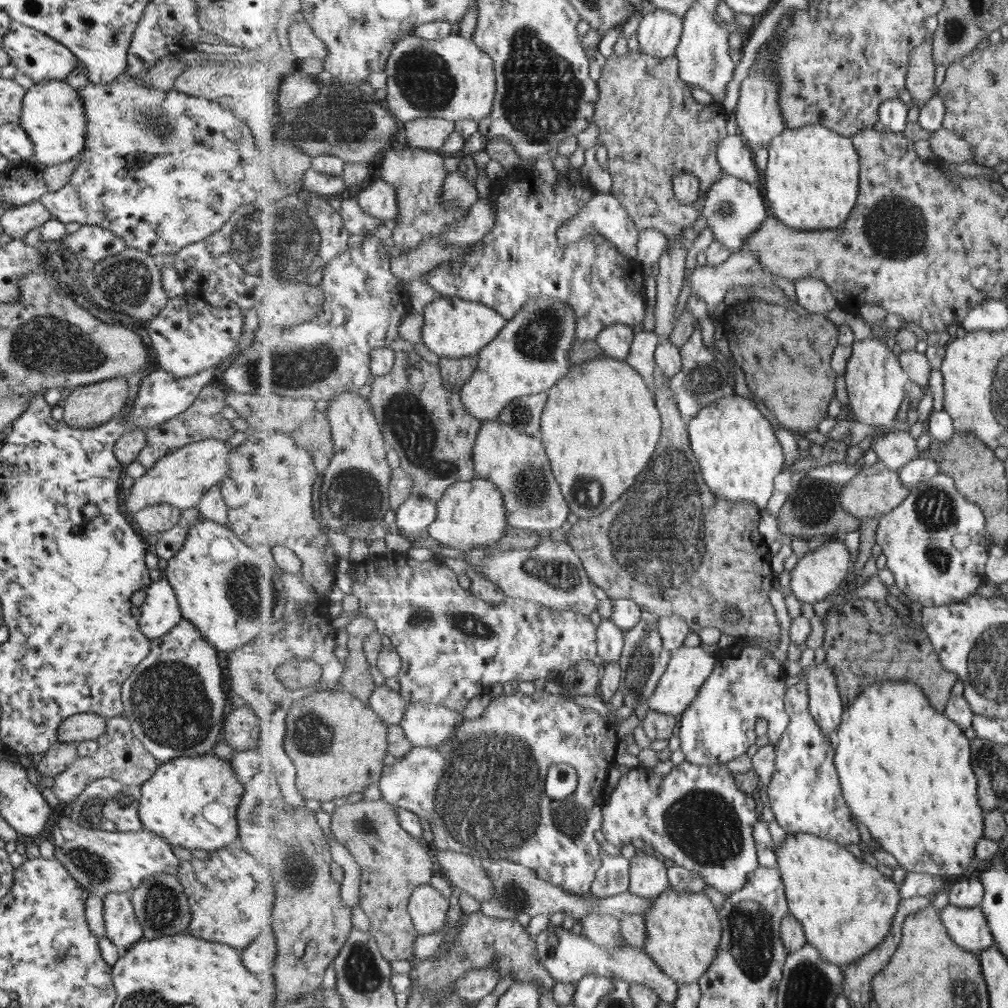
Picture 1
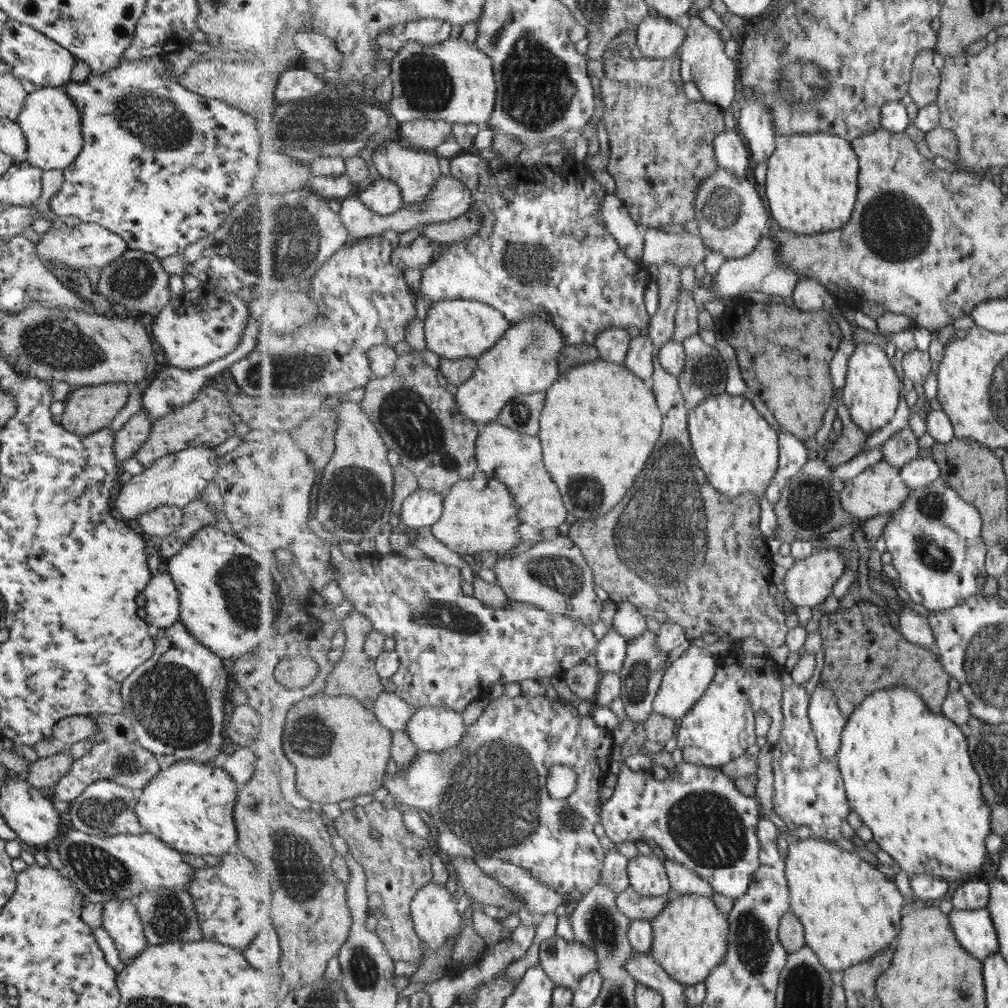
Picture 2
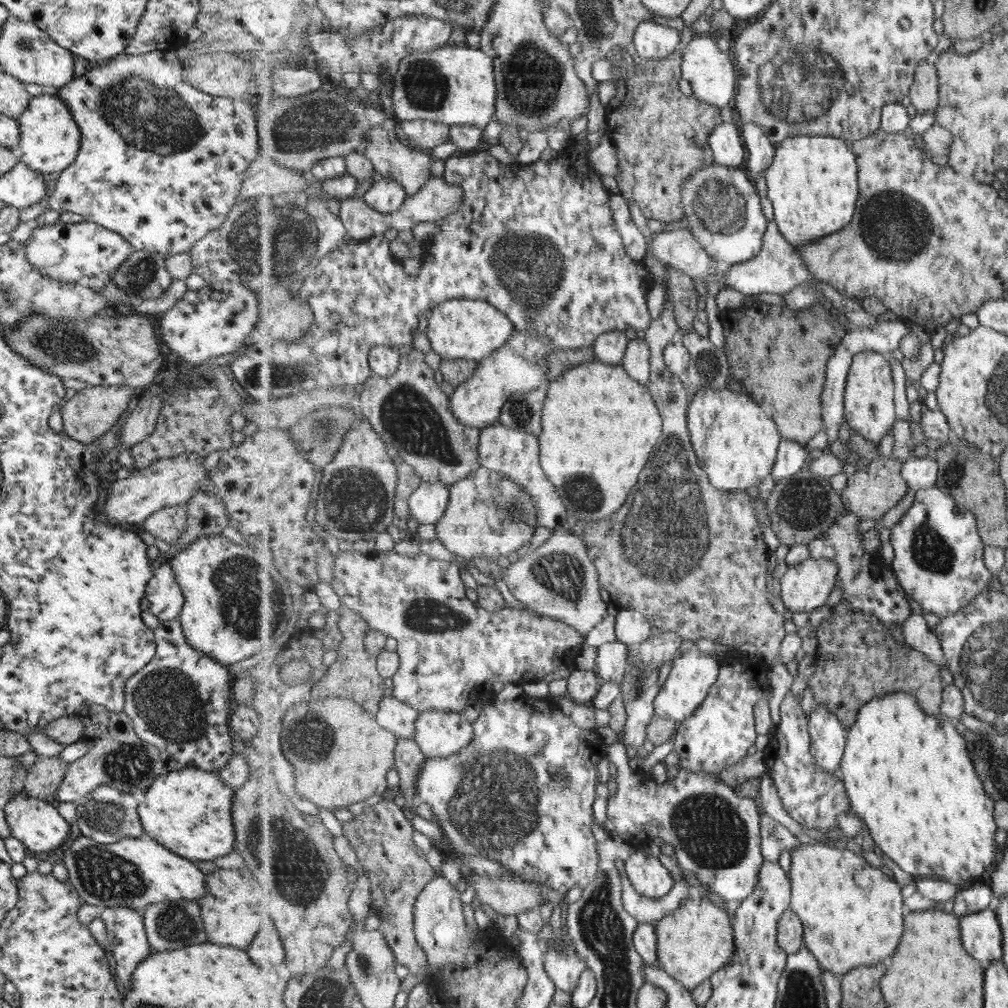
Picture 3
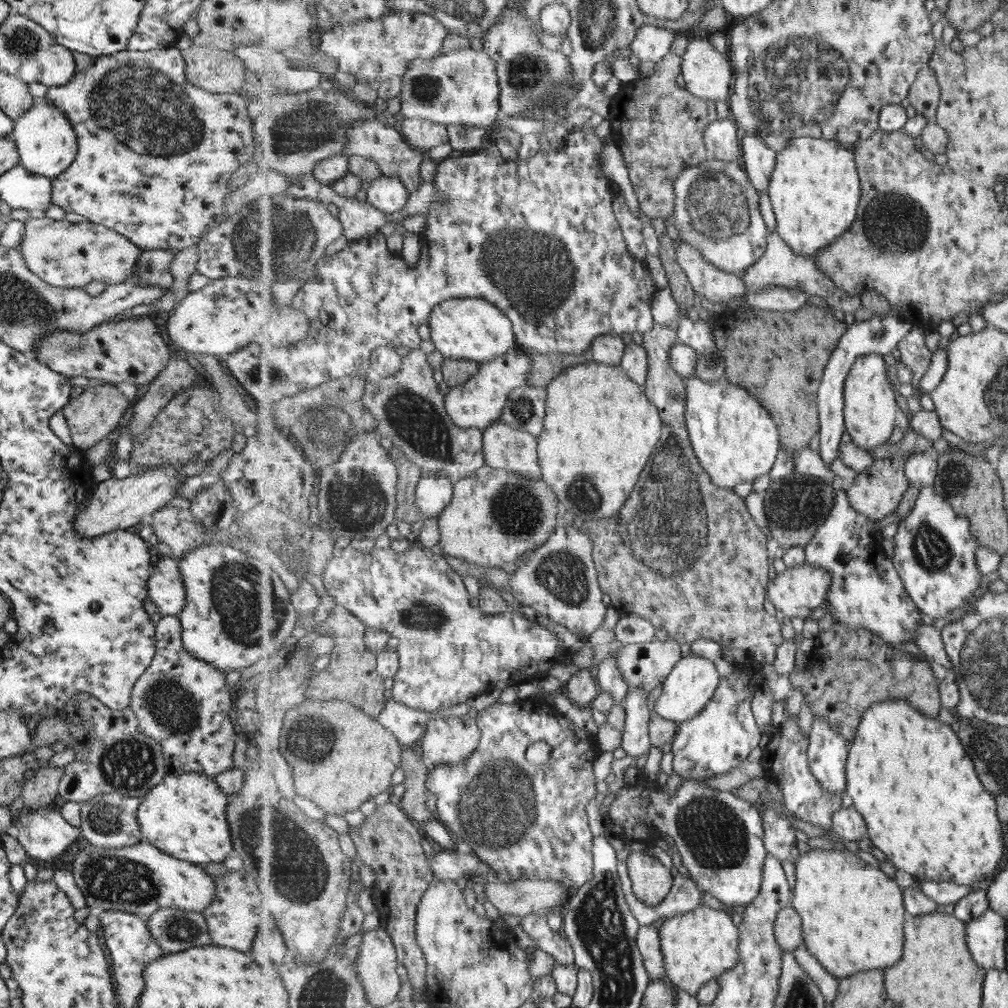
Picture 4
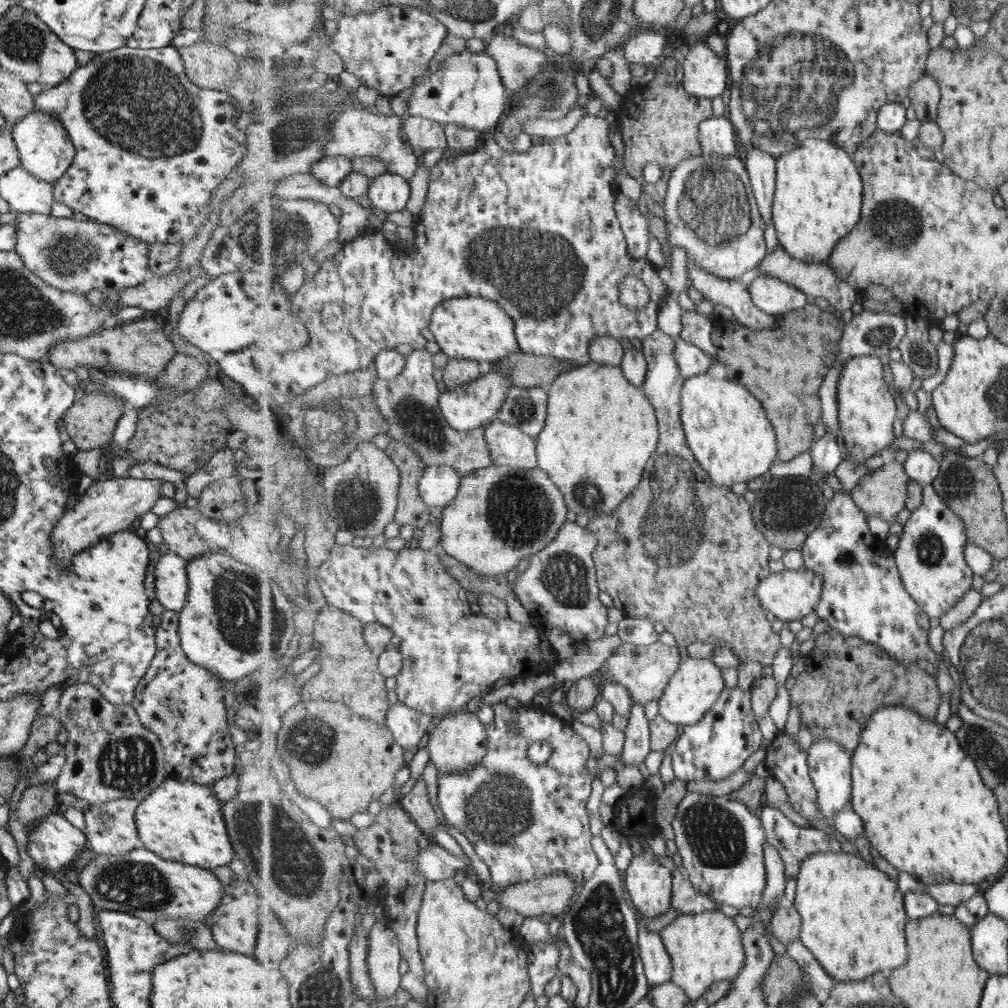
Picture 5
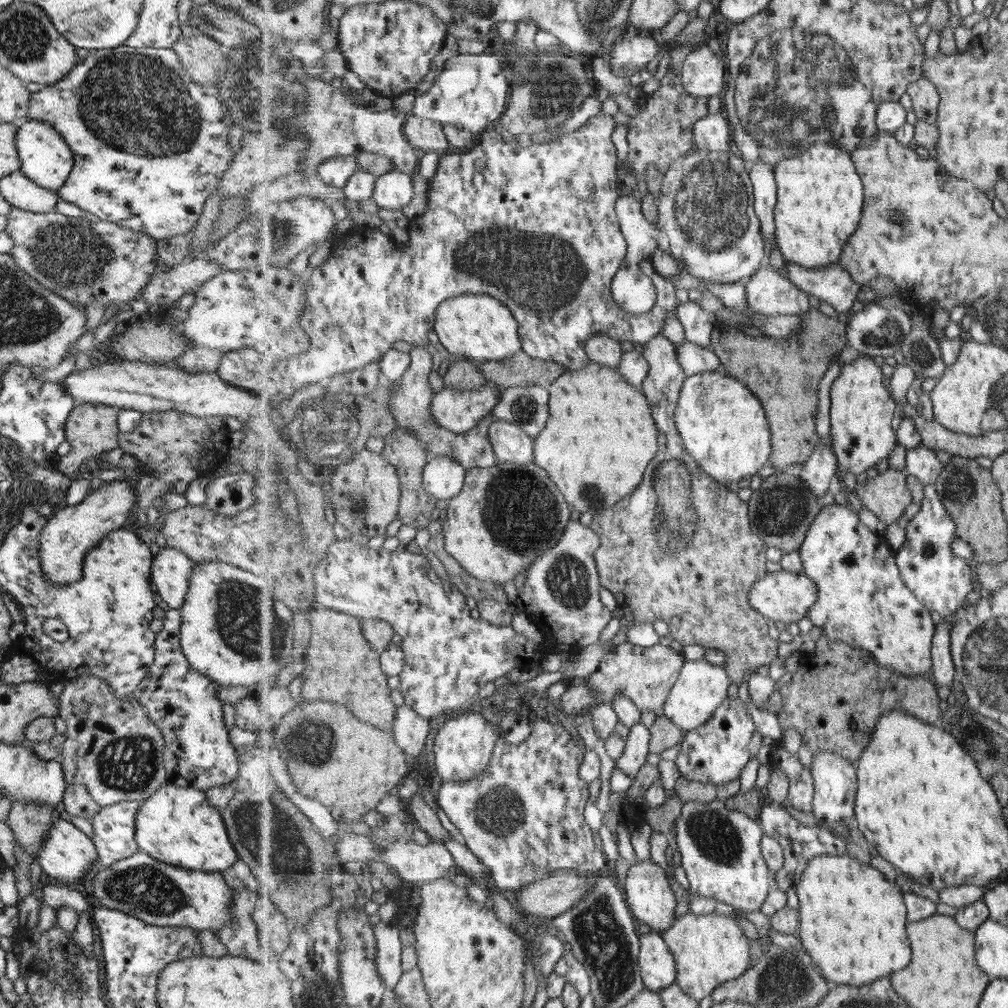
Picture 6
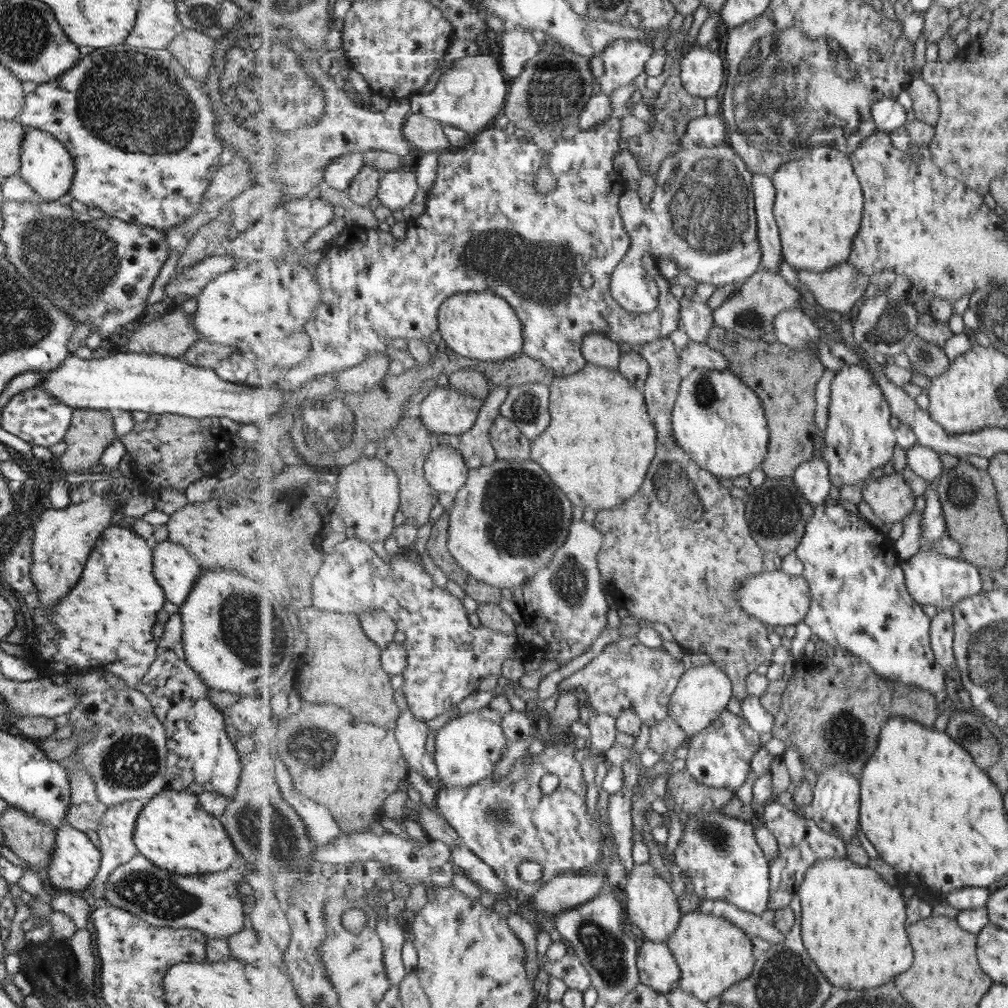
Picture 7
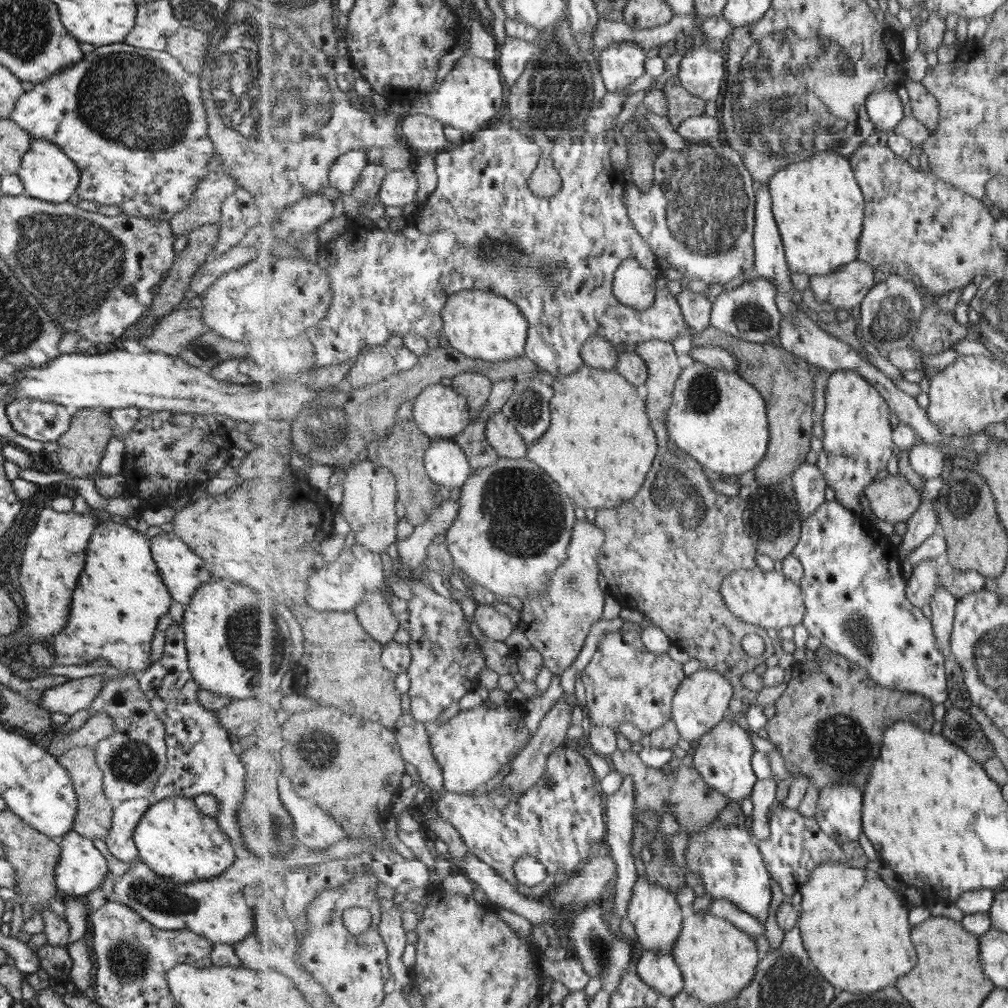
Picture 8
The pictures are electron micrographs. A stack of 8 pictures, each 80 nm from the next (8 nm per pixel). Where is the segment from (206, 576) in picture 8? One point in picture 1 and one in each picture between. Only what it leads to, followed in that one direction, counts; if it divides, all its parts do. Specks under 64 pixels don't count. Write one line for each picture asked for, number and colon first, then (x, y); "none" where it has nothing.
1: (159, 612)
2: (161, 607)
3: (165, 599)
4: (164, 589)
5: (170, 585)
6: (171, 569)
7: (175, 570)

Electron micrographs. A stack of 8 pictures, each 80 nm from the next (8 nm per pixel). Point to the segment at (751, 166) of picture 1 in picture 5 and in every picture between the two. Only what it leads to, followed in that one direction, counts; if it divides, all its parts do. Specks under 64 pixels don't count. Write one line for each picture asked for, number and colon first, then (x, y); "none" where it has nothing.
2: (731, 154)
3: (727, 146)
4: (721, 138)
5: (718, 136)

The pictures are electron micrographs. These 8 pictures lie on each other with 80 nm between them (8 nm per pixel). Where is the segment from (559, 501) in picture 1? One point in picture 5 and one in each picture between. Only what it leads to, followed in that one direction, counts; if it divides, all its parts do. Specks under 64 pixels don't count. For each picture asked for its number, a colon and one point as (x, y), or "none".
2: (513, 457)
3: (515, 453)
4: (505, 447)
5: (509, 445)

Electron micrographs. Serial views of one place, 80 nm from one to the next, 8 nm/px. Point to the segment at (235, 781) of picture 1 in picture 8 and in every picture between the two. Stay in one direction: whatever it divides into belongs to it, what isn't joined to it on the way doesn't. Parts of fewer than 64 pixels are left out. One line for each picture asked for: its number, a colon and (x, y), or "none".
2: (188, 805)
3: (187, 810)
4: (183, 815)
5: (181, 821)
6: (176, 825)
7: (172, 831)
8: (178, 842)

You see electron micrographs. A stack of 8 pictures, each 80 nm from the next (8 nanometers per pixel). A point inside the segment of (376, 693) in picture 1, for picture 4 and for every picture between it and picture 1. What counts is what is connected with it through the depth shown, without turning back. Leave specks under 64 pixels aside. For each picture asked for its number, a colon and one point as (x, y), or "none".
2: (392, 711)
3: (395, 715)
4: (408, 724)

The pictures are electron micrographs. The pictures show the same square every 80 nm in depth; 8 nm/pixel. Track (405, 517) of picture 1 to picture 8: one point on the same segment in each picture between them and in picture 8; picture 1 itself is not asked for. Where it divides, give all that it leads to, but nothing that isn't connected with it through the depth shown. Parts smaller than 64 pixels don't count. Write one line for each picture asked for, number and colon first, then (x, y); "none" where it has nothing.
2: (424, 507)
3: (428, 504)
4: (434, 493)
5: (439, 485)
6: (444, 477)
7: (446, 470)
8: (447, 464)

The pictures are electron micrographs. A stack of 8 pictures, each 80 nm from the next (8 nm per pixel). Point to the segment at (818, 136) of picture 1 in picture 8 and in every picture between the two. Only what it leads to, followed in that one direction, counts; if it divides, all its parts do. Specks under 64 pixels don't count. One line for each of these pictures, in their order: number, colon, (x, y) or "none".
2: (812, 184)
3: (813, 185)
4: (815, 191)
5: (819, 196)
6: (820, 204)
7: (819, 208)
8: (819, 205)

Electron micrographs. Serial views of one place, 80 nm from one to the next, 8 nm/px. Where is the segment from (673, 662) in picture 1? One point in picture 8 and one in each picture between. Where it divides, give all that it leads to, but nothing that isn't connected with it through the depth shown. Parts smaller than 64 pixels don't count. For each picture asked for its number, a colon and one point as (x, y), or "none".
2: (687, 678)
3: (692, 675)
4: (686, 692)
5: (694, 689)
6: (702, 687)
7: (700, 699)
8: (703, 701)

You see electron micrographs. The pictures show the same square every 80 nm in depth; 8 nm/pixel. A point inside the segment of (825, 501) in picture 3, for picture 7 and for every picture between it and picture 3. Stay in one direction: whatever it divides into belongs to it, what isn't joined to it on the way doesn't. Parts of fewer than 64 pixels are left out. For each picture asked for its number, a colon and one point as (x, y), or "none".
4: (795, 509)
5: (788, 509)
6: (783, 508)
7: (777, 511)

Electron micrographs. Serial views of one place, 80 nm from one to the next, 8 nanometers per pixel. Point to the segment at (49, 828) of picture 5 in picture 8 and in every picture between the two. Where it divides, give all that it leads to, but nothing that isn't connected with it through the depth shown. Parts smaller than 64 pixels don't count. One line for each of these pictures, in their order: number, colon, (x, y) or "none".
6: (66, 854)
7: (75, 860)
8: (80, 868)

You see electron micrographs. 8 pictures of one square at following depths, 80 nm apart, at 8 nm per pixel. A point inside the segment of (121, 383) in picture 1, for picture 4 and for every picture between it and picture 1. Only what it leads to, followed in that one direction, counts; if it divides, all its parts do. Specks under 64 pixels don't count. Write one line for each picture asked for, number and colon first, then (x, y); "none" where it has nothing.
2: (85, 409)
3: (86, 414)
4: (90, 414)

